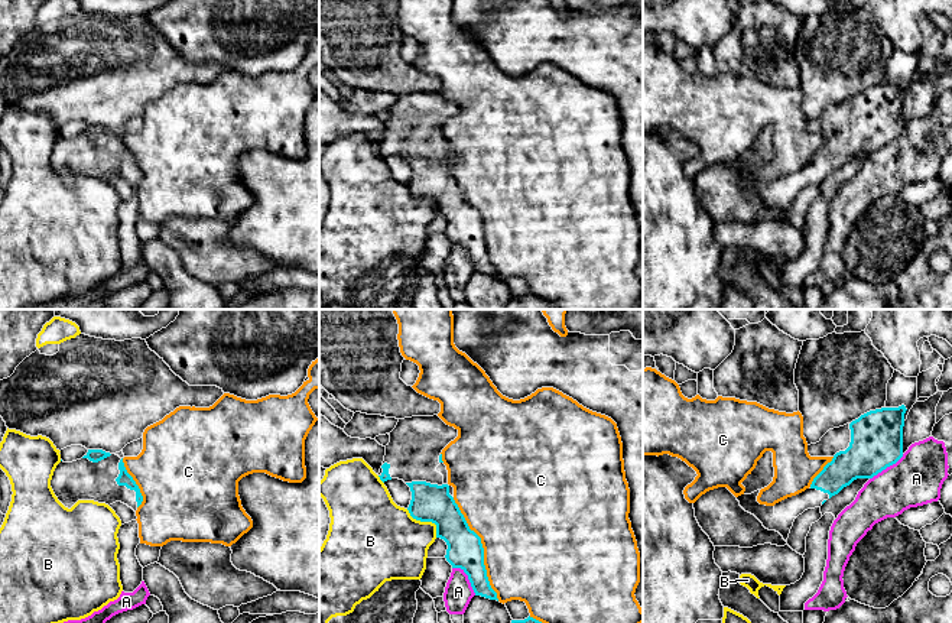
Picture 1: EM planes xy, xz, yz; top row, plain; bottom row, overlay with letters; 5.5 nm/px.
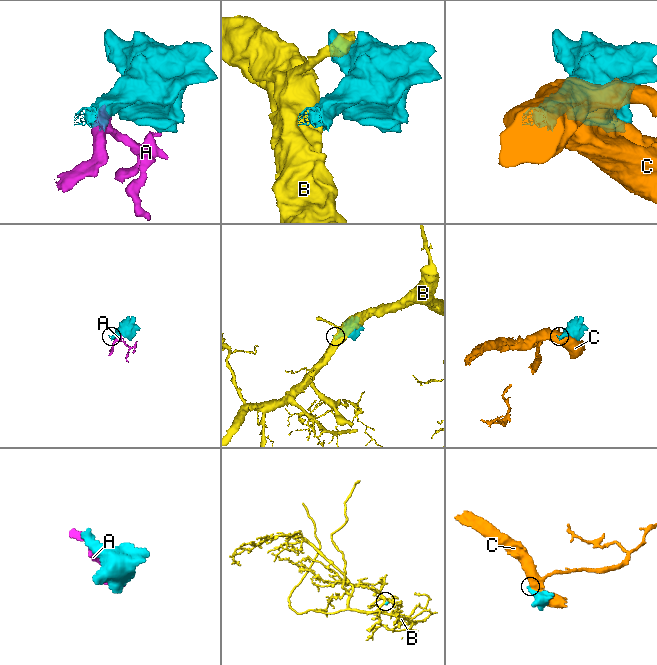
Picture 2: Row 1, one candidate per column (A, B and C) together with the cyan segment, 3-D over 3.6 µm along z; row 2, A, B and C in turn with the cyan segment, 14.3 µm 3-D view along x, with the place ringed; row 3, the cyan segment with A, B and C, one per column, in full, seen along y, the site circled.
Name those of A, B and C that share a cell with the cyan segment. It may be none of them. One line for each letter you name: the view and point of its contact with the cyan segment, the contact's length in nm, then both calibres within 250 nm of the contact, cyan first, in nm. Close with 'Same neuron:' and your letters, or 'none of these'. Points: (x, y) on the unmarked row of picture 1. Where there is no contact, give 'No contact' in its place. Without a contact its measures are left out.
Same neuron: none of these

